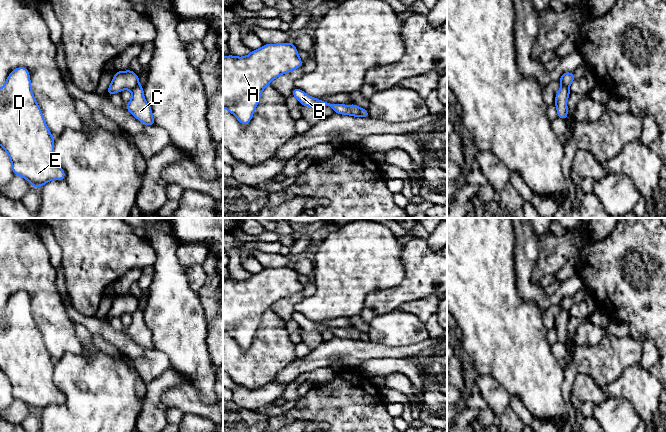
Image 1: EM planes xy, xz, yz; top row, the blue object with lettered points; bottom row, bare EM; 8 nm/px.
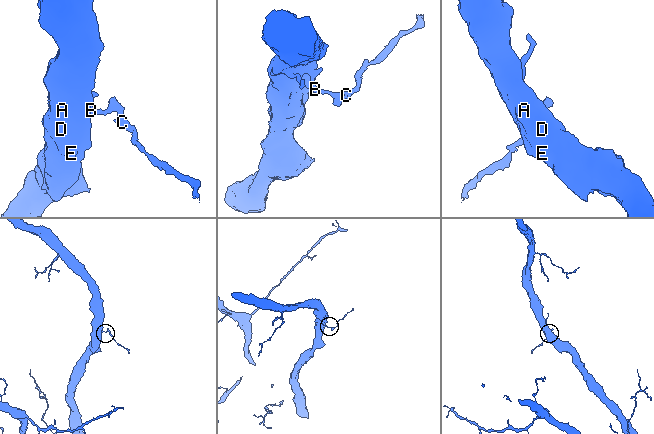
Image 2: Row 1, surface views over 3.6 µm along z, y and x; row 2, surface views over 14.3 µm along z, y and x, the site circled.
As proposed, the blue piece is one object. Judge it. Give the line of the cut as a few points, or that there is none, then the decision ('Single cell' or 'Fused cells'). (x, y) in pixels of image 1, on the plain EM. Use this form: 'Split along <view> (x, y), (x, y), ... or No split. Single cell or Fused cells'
Split along xy (138, 307), (131, 315). Fused cells

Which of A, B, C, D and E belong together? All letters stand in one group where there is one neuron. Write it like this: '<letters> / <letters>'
A B D E / C

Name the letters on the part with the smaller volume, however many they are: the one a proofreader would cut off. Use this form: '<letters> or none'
C

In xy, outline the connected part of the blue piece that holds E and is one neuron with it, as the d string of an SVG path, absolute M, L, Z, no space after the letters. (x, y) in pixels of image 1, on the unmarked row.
M21 290L12 294L4 310L0 312L0 370L10 382L13 398L23 401L35 412L52 404L65 403L65 395L54 384L54 364L33 319L28 293Z

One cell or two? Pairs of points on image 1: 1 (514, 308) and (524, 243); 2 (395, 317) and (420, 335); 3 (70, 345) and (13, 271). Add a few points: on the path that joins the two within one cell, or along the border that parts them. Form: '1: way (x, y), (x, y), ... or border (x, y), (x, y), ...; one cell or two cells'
1: border (514, 266), (518, 295), (523, 300), (536, 303); two cells
2: way (401, 323), (407, 329), (414, 332); one cell
3: way (55, 326), (47, 311), (45, 301), (32, 288); one cell

